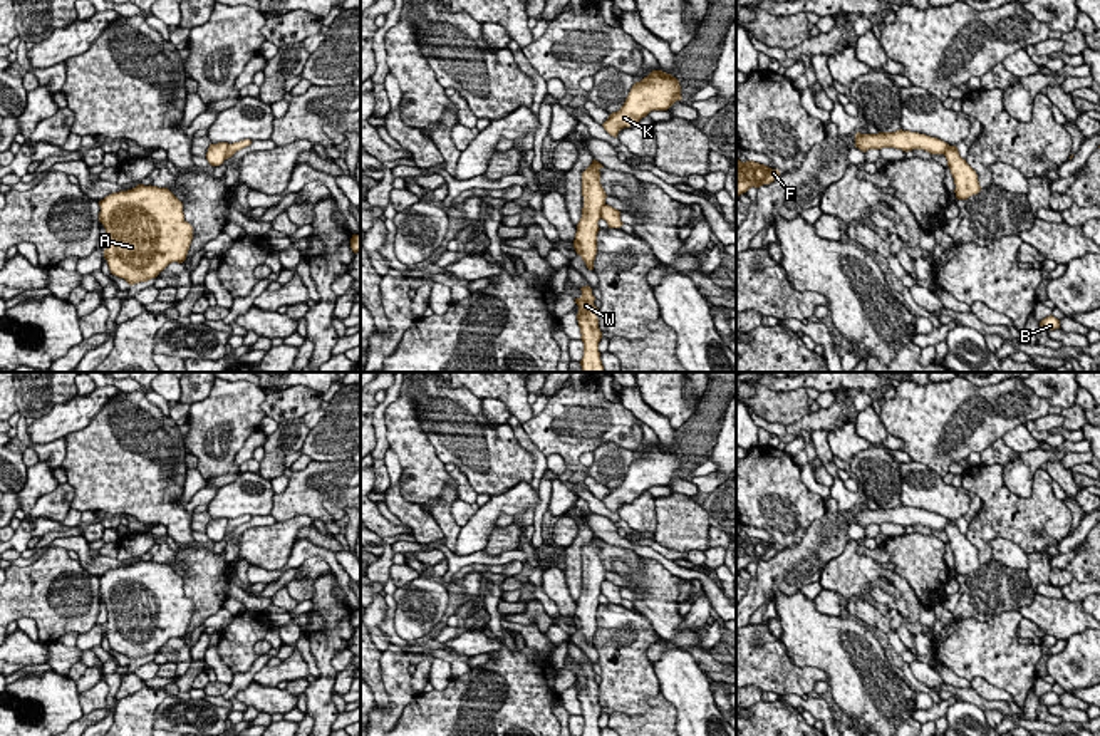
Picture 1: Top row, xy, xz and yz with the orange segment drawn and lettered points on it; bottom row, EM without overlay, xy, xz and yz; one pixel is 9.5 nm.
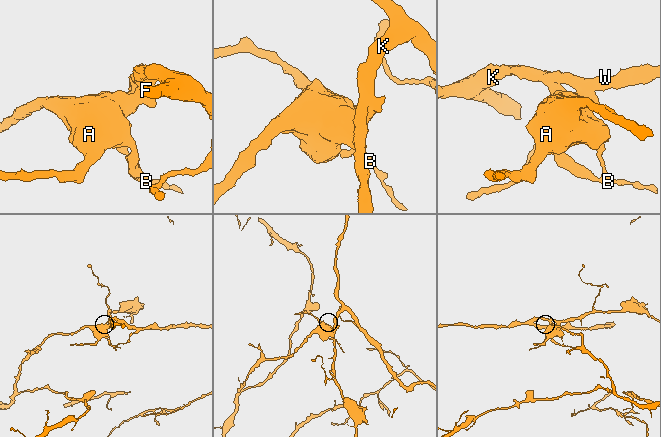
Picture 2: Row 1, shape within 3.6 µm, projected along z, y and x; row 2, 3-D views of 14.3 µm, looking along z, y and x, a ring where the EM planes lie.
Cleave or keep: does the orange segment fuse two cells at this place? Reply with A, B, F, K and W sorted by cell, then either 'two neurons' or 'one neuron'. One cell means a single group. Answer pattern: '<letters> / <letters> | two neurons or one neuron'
A B / F K W | two neurons

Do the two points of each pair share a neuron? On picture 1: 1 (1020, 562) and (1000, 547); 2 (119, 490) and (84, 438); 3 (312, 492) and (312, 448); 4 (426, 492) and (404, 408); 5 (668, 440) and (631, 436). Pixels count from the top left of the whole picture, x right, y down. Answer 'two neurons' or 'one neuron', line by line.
1: one neuron
2: one neuron
3: two neurons
4: one neuron
5: two neurons

